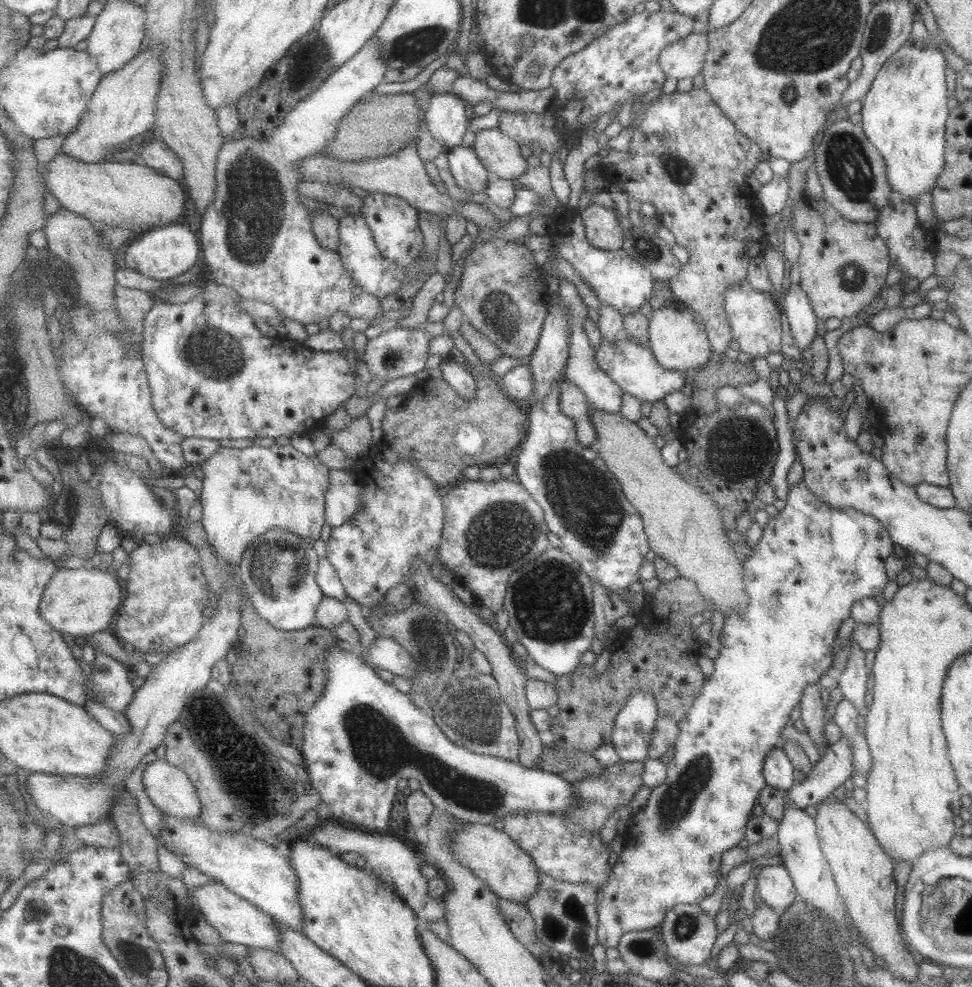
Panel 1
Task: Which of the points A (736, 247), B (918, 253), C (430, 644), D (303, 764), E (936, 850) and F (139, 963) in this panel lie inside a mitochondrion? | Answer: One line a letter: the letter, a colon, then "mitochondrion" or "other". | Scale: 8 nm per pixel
A: other
B: other
C: mitochondrion
D: other
E: other
F: mitochondrion

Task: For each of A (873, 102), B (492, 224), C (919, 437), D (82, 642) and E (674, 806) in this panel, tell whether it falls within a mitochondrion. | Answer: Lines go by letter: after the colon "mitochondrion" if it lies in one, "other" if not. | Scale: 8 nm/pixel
A: other
B: other
C: mitochondrion
D: other
E: mitochondrion

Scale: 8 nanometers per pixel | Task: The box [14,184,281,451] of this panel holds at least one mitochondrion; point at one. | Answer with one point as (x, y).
(215, 354)

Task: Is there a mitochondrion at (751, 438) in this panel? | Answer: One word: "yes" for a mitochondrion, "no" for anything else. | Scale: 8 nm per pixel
yes

